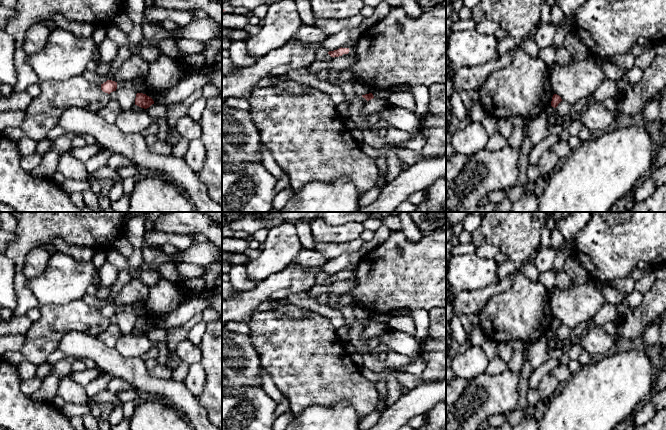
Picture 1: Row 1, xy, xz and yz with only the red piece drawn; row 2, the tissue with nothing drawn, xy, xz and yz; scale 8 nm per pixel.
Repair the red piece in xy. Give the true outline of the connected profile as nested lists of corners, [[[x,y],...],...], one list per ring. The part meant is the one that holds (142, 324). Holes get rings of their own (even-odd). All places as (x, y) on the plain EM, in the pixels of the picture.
[[[143,317],[136,318],[135,329],[137,329],[141,332],[147,333],[152,328],[154,328],[154,325],[151,321],[147,320],[146,318],[143,318]]]

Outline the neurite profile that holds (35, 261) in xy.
[[[44,247],[32,248],[25,256],[22,272],[28,279],[42,275],[50,259],[51,253]]]

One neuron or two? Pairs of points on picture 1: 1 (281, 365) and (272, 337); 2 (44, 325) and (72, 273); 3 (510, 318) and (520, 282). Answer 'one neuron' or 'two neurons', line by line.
1: one neuron
2: two neurons
3: one neuron

